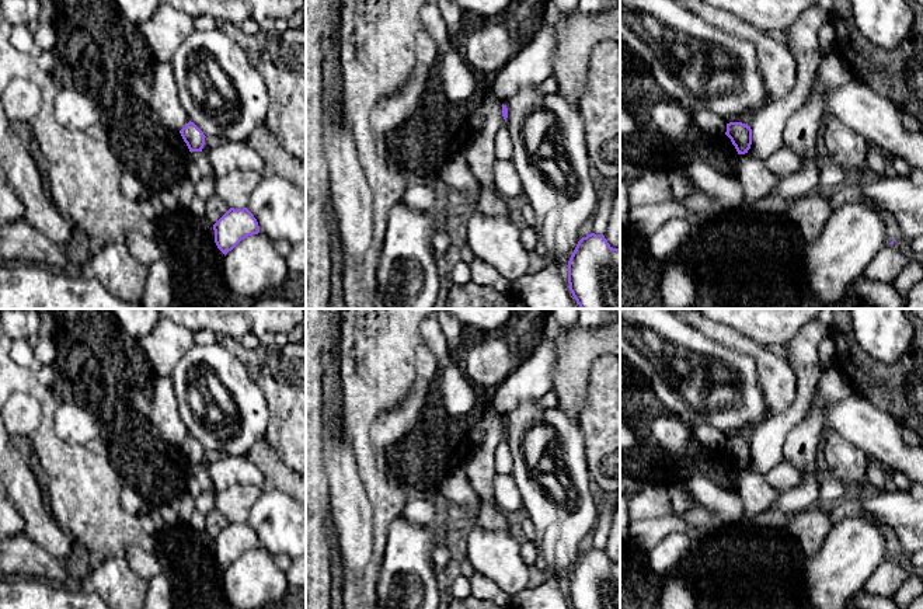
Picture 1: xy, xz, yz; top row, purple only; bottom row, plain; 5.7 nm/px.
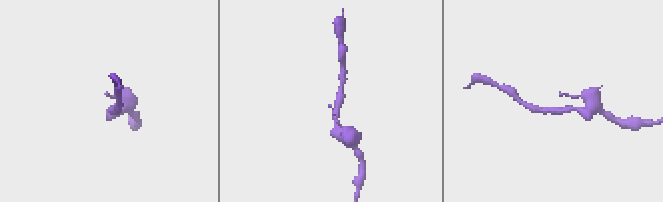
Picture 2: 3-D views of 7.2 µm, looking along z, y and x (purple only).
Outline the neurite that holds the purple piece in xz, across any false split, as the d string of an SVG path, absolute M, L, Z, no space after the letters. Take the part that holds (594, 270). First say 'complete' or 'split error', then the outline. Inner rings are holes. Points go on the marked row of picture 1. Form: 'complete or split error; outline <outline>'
complete; outline M603 234L582 237L568 261L570 290L581 309L620 309L620 247L613 248Z

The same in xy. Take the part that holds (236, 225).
complete; outline M230 208L215 225L215 243L226 255L241 240L258 234L260 226L254 215L247 209Z

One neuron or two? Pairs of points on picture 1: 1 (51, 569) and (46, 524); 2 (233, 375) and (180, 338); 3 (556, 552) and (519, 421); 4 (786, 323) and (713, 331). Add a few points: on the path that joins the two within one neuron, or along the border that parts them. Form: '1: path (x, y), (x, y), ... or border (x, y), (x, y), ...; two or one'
1: border (24, 533), (62, 560); two
2: border (195, 344), (180, 359), (171, 373); two
3: path (551, 519), (526, 484), (521, 473), (518, 453); one
4: border (720, 323), (737, 329), (763, 347); two

